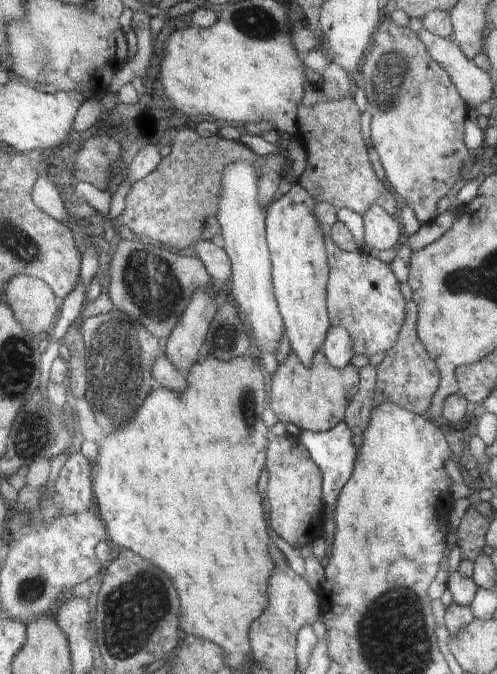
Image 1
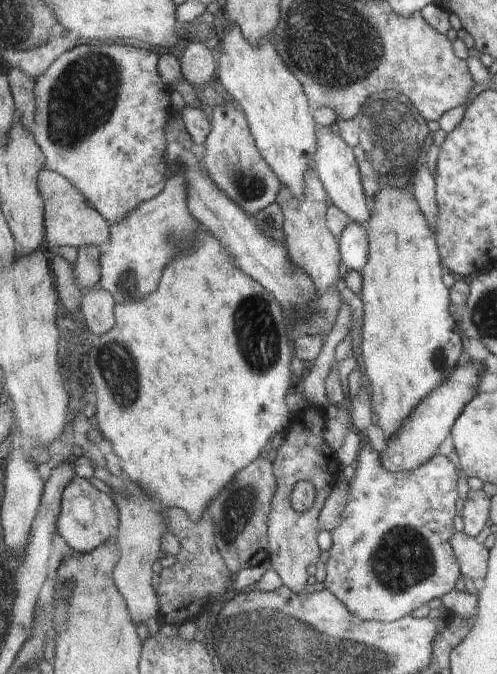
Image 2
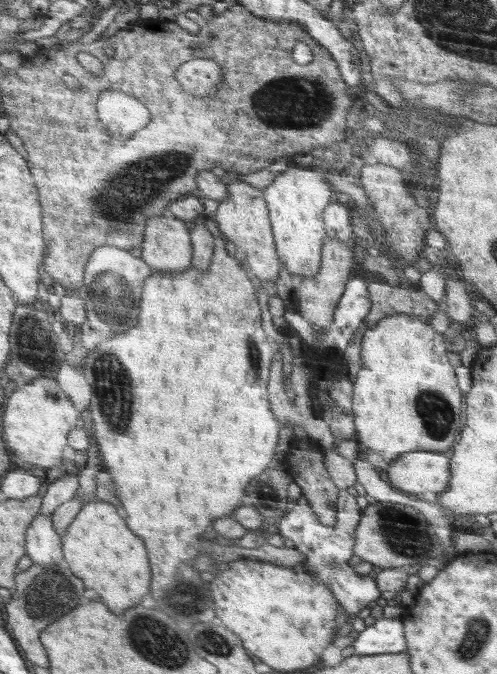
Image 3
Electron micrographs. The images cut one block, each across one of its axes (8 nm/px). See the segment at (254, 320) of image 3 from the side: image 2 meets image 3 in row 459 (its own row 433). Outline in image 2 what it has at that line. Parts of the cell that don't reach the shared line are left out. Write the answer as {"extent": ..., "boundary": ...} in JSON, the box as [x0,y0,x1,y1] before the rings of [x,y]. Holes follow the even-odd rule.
{"extent":[81,228,293,522],"boundary":[[[200,228],[196,232],[194,244],[190,250],[186,250],[168,272],[164,272],[164,284],[160,284],[160,292],[152,296],[152,300],[142,298],[140,302],[128,302],[128,304],[116,304],[114,306],[115,326],[112,330],[100,336],[100,346],[85,350],[81,372],[89,387],[90,398],[96,404],[96,422],[103,437],[110,440],[113,452],[120,459],[123,477],[129,481],[132,488],[141,489],[150,496],[160,500],[160,504],[165,508],[182,508],[187,512],[191,522],[196,522],[207,510],[210,500],[218,496],[218,492],[234,480],[234,476],[246,468],[258,454],[262,452],[264,444],[274,432],[284,432],[284,426],[288,424],[290,410],[286,404],[286,394],[288,390],[293,390],[290,386],[290,358],[292,350],[288,344],[286,336],[286,324],[284,324],[284,314],[280,303],[269,293],[263,285],[252,280],[251,276],[246,276],[238,270],[234,264],[234,258],[228,254],[228,250],[212,233]]]}

